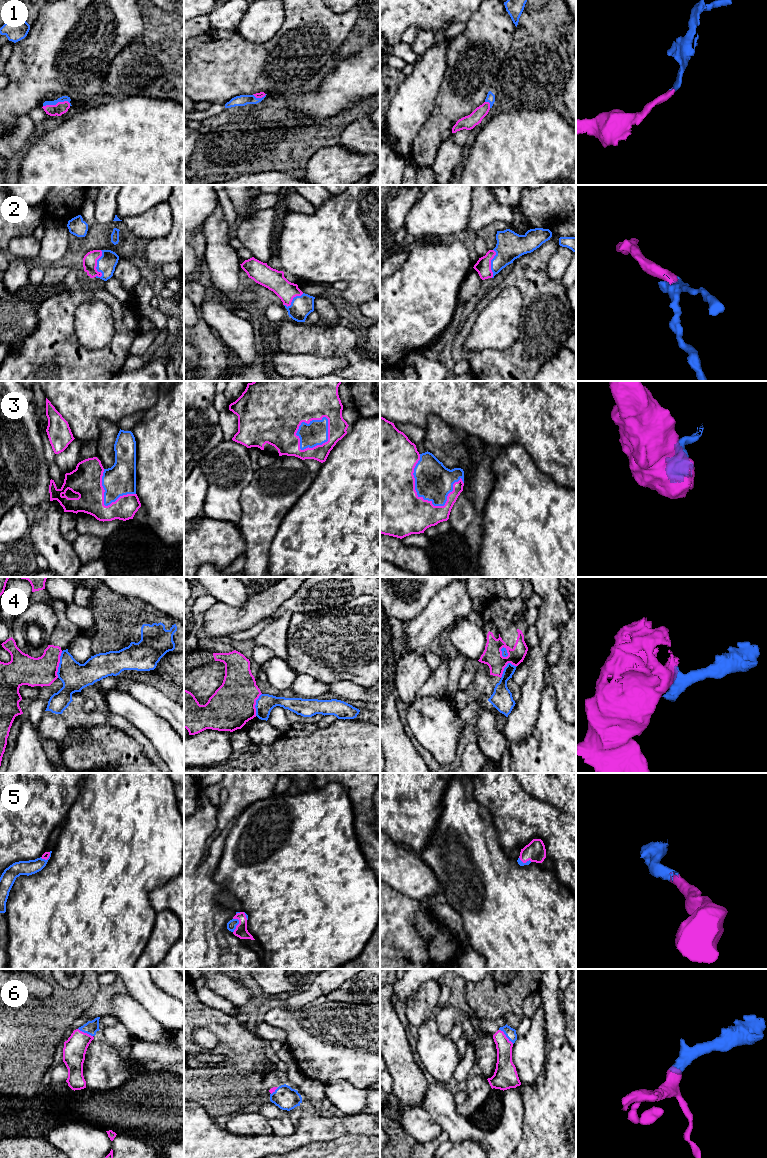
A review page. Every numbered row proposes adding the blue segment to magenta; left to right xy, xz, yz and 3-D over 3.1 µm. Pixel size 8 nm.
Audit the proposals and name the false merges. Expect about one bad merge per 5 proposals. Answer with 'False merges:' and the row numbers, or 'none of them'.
False merges: 4

